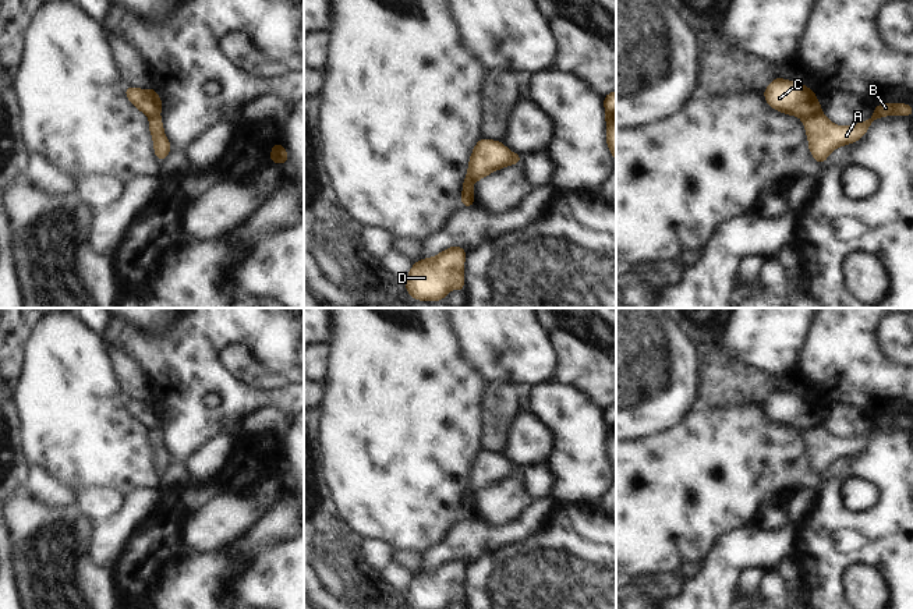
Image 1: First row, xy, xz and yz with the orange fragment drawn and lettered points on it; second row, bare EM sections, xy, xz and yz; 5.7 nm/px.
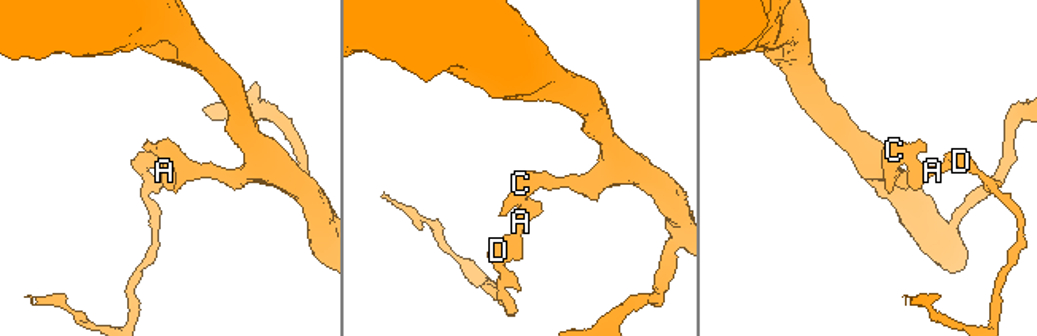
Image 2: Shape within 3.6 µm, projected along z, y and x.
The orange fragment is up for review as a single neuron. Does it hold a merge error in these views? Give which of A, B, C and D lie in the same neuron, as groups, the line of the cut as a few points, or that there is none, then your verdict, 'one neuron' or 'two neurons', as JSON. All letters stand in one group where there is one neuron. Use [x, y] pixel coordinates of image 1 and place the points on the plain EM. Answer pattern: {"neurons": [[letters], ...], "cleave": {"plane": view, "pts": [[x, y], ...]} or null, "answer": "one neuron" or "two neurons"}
{"neurons": [["A", "B", "D"], ["C"]], "cleave": {"plane": "yz", "pts": [[820, 425], [807, 428], [803, 432]]}, "answer": "two neurons"}

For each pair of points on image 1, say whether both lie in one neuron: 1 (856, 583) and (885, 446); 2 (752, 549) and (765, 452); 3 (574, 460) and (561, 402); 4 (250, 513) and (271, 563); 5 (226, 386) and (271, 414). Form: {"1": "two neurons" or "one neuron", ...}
{"1": "two neurons", "2": "two neurons", "3": "one neuron", "4": "two neurons", "5": "two neurons"}

